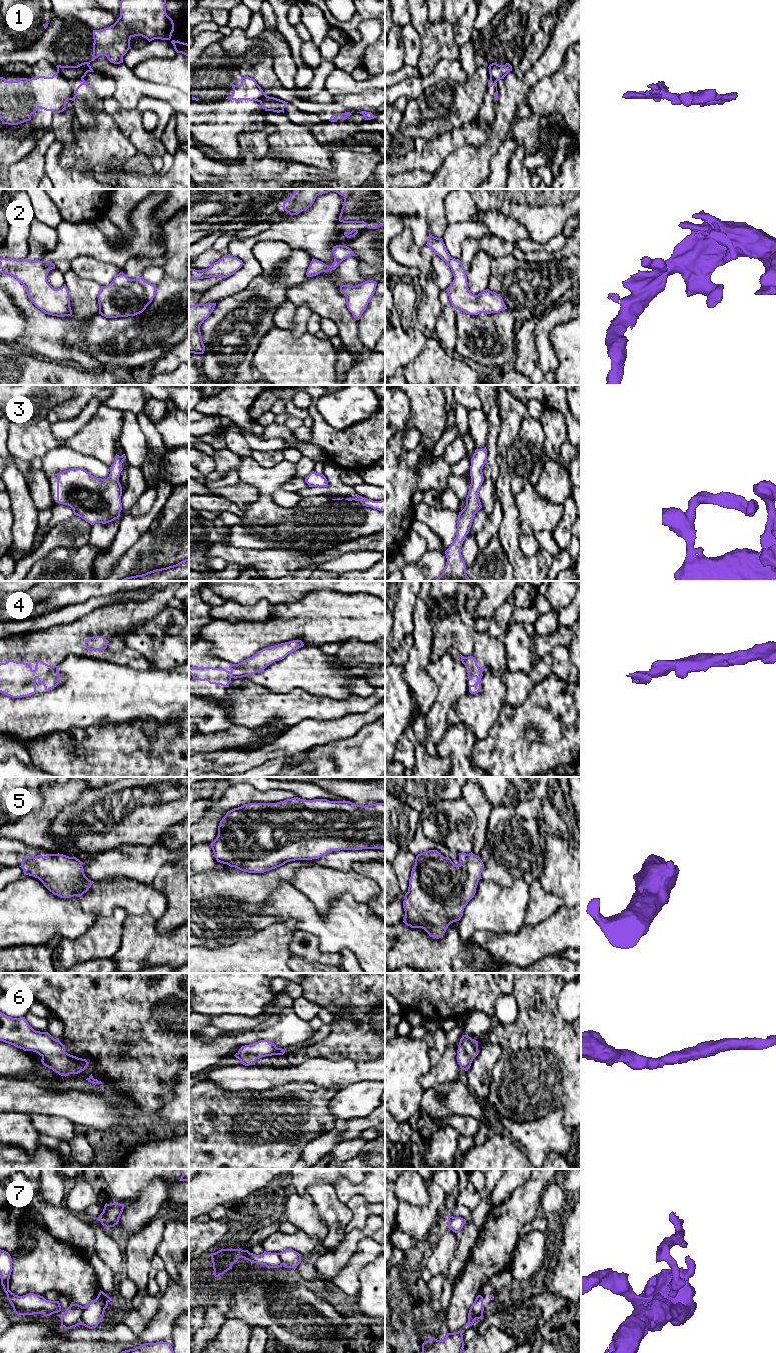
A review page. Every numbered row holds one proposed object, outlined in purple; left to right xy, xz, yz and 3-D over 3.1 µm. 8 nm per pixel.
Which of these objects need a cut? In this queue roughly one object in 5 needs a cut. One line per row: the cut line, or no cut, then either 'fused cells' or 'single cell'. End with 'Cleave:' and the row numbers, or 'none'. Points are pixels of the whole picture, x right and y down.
1: cut in xy along (57, 70), (67, 78), (82, 79); fused cells
2: no cut; single cell
3: no cut; single cell
4: no cut; single cell
5: no cut; single cell
6: no cut; single cell
7: cut in xy along (84, 1307), (80, 1324); fused cells
Cleave: 1, 7

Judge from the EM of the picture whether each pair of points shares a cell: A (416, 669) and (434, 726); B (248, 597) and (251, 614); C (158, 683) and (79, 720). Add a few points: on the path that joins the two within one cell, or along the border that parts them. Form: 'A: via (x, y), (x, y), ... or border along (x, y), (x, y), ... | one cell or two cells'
A: border along (437, 687), (436, 698), (425, 716) | two cells
B: border along (227, 600), (253, 605), (266, 599), (271, 605) | two cells
C: via (138, 694), (105, 694), (99, 700) | one cell

